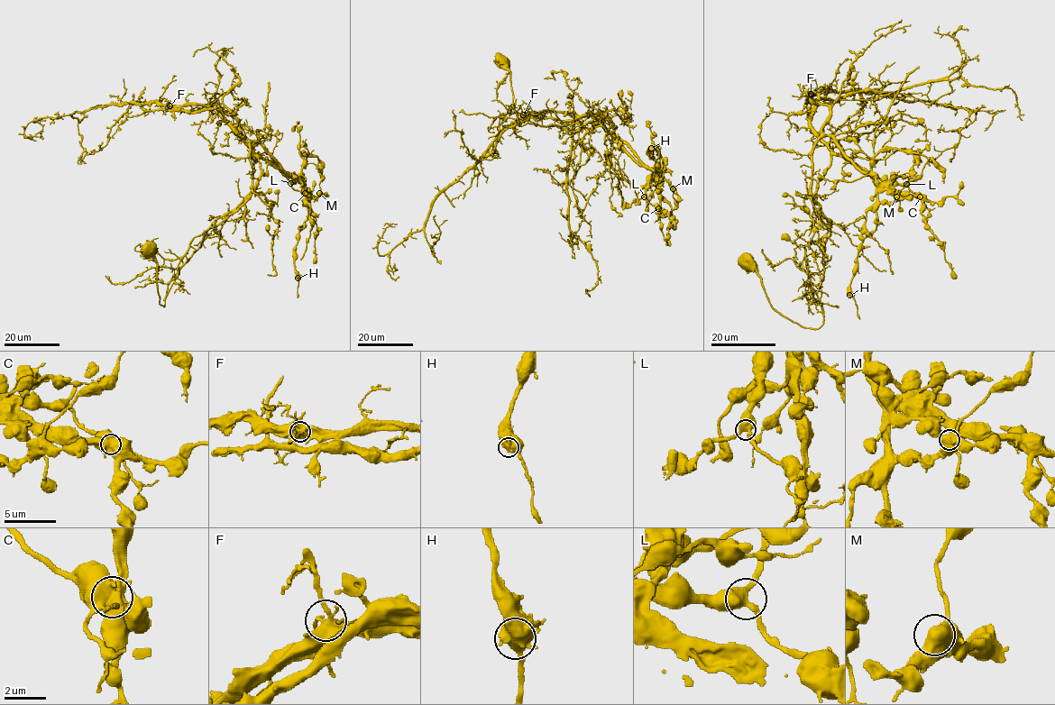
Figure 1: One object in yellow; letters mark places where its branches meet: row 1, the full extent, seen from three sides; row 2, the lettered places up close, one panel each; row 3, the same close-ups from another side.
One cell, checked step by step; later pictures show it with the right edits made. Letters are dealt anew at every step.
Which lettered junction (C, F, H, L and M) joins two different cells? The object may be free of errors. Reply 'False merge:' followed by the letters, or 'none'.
False merge: C

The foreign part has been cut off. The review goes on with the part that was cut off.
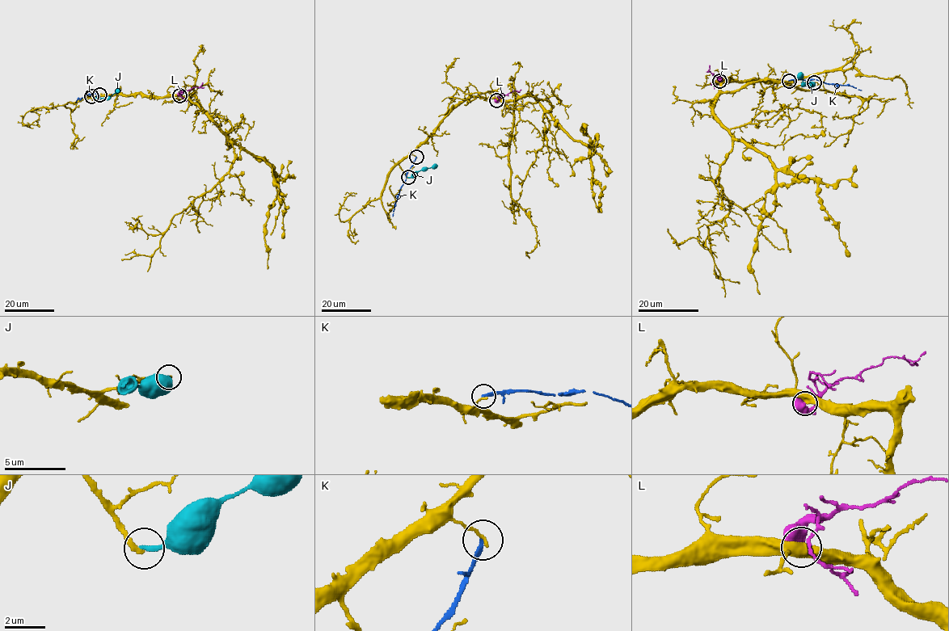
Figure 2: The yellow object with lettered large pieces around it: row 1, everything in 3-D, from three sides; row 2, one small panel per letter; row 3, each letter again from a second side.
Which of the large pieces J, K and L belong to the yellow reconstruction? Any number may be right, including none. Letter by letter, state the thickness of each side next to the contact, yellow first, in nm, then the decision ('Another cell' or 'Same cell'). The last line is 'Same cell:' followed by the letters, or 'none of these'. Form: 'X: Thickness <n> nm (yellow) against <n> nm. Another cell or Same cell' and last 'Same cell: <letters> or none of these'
J: Thickness 240 nm (yellow) against 240 nm. Another cell
K: Thickness 140 nm (yellow) against 200 nm. Another cell
L: Thickness 480 nm (yellow) against 650 nm. Another cell
Same cell: none of these

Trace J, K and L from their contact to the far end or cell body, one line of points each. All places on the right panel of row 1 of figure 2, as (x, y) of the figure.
J: (814, 82), (805, 84), (799, 73)
K: (789, 81), (818, 80), (827, 84), (852, 86), (862, 90)
L: (719, 82), (719, 77), (707, 71), (710, 65)

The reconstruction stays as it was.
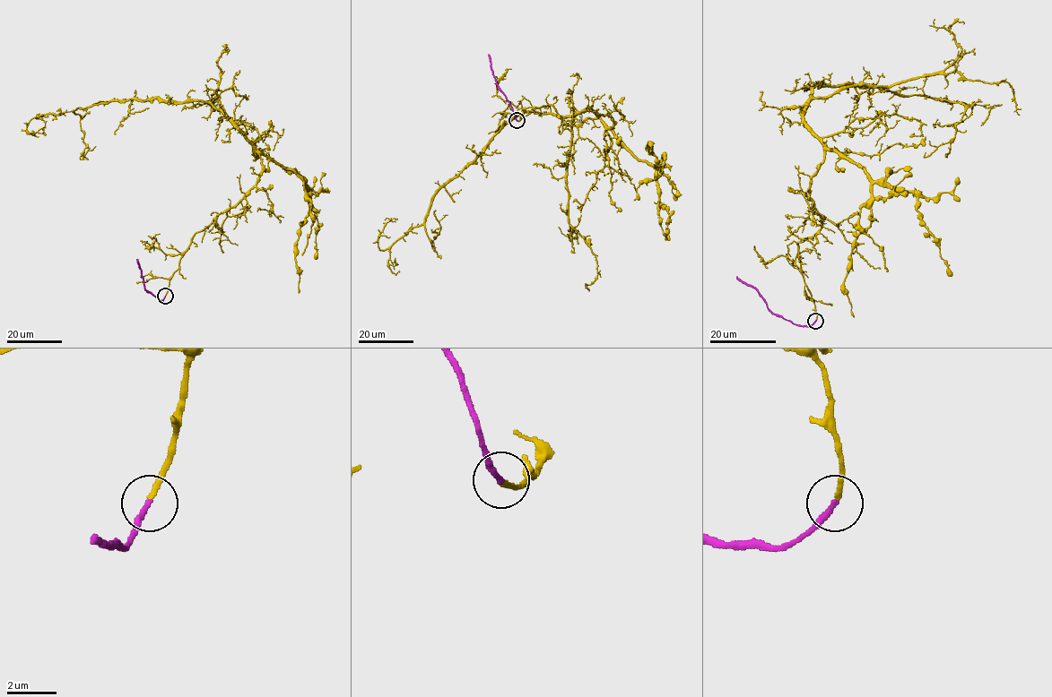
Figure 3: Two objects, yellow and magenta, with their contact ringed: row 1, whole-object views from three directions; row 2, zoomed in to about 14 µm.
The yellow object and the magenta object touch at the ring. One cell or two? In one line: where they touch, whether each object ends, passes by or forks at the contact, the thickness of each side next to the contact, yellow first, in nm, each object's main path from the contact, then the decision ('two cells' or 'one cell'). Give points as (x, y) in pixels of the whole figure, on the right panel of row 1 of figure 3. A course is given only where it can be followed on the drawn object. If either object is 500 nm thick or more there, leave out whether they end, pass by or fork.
place (815, 321); yellow ends; magenta ends; calibres 200 and 240 nm; course yellow (815, 320), (797, 244), (821, 227), (810, 186), (823, 145), (804, 124), (805, 88), (971, 107), (934, 127); course magenta (815, 321), (808, 326), (800, 326), (775, 314), (756, 290), (736, 276); one cell

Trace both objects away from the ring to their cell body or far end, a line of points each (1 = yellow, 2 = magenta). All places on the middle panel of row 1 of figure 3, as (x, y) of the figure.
1: (517, 120), (549, 105), (567, 124), (613, 121), (512, 117), (425, 220), (380, 250), (397, 219)
2: (517, 120), (496, 81), (488, 54)

